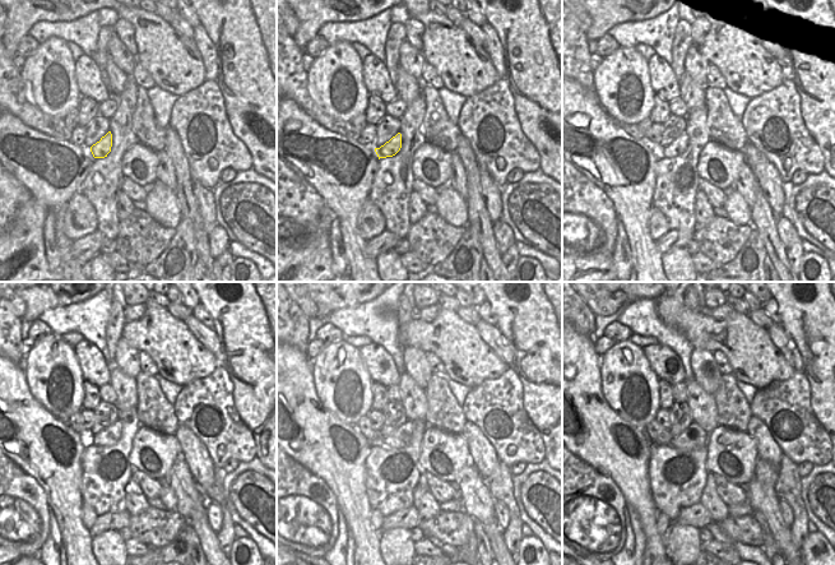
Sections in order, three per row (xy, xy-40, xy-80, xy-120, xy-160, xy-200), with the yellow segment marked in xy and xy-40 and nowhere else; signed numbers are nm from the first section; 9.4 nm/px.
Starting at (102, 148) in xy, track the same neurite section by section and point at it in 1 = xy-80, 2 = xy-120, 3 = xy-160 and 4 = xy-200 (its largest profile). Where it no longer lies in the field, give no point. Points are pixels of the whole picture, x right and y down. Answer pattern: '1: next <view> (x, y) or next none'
1: next xy-80 (677, 147)
2: next xy-120 (110, 435)
3: next xy-160 (402, 436)
4: next xy-200 (694, 436)

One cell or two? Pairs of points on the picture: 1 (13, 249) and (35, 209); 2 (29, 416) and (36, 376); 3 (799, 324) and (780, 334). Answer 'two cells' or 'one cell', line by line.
1: one cell
2: two cells
3: two cells

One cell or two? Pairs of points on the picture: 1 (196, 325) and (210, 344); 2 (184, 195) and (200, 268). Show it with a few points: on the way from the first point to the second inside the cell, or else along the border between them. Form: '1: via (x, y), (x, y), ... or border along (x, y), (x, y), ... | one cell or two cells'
1: via (200, 330), (209, 339) | one cell
2: border along (198, 256), (208, 268) | two cells

